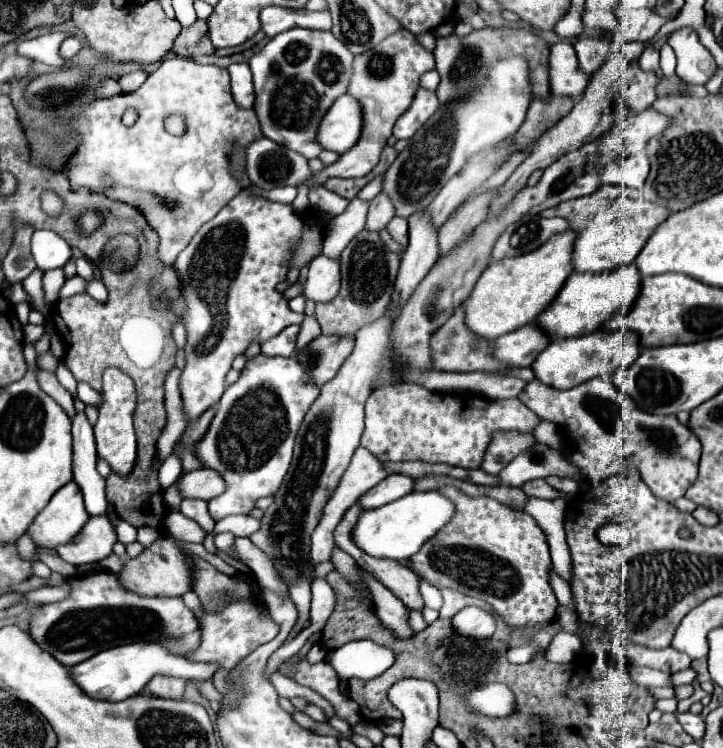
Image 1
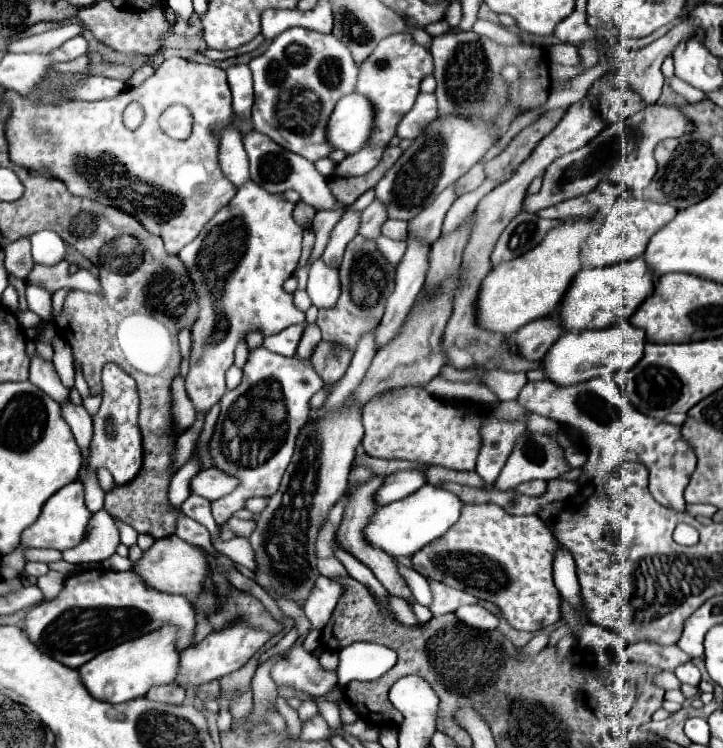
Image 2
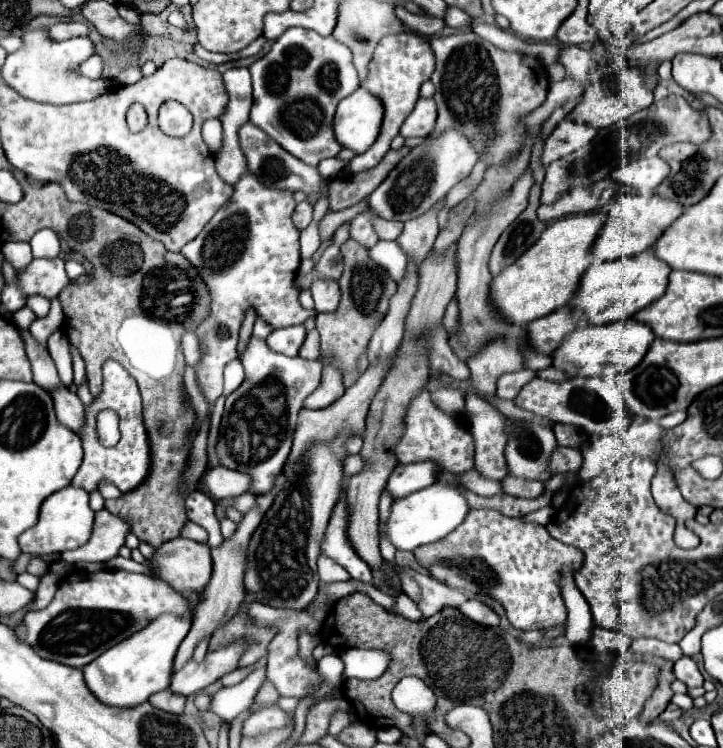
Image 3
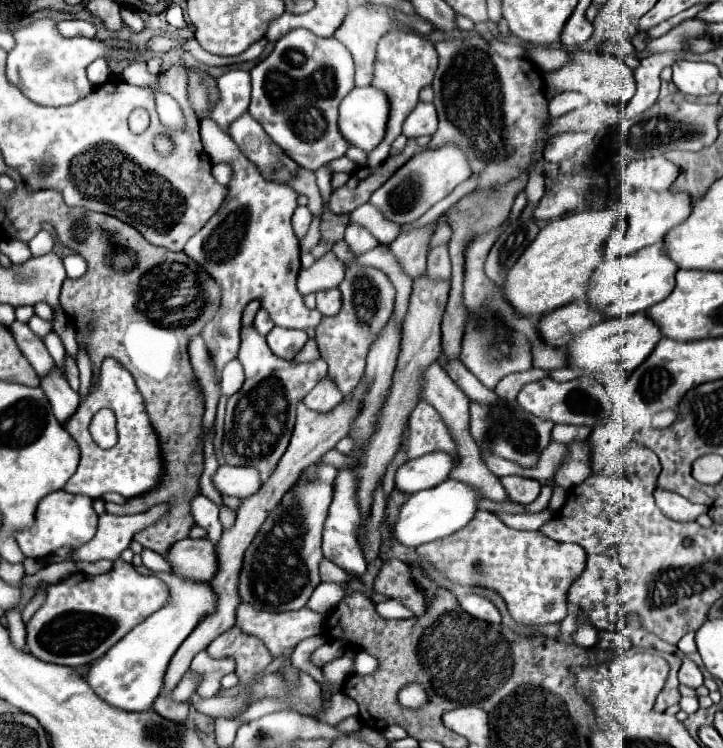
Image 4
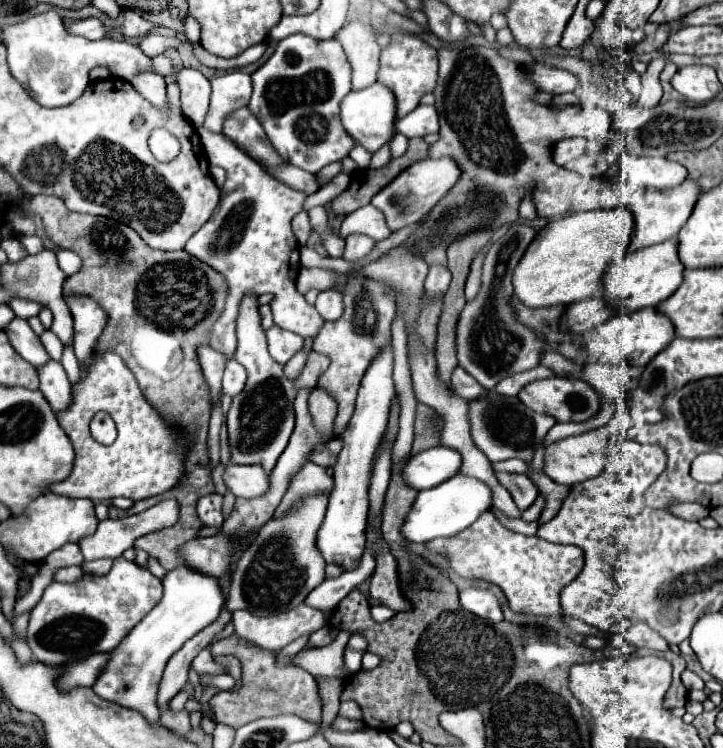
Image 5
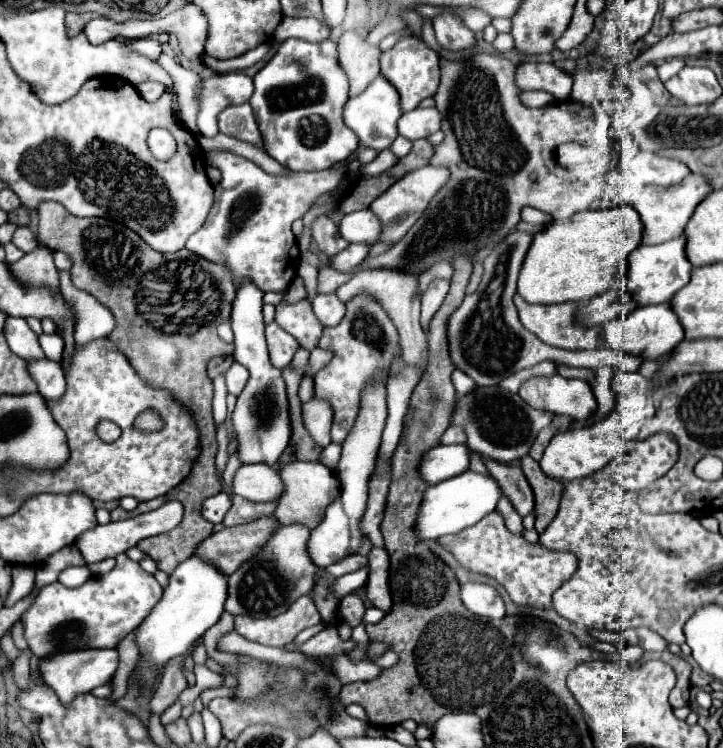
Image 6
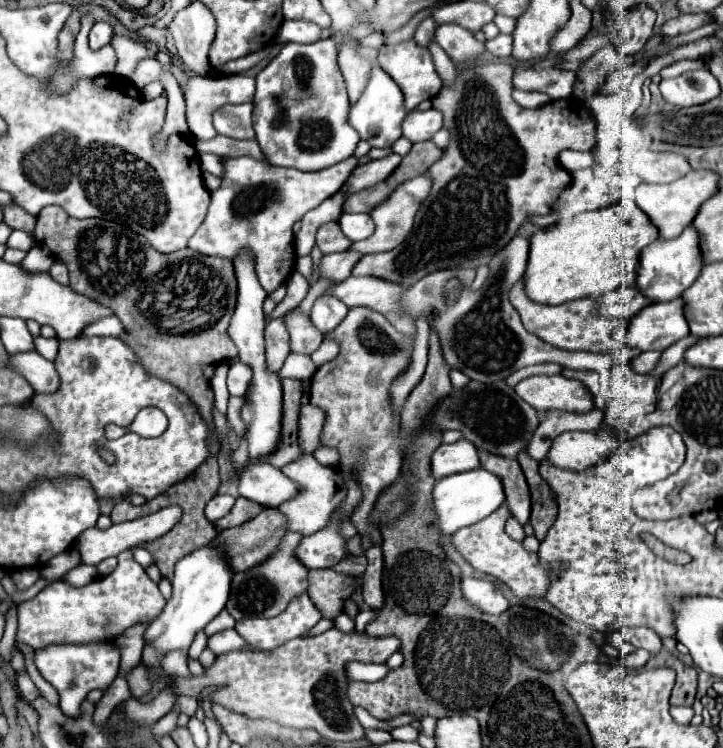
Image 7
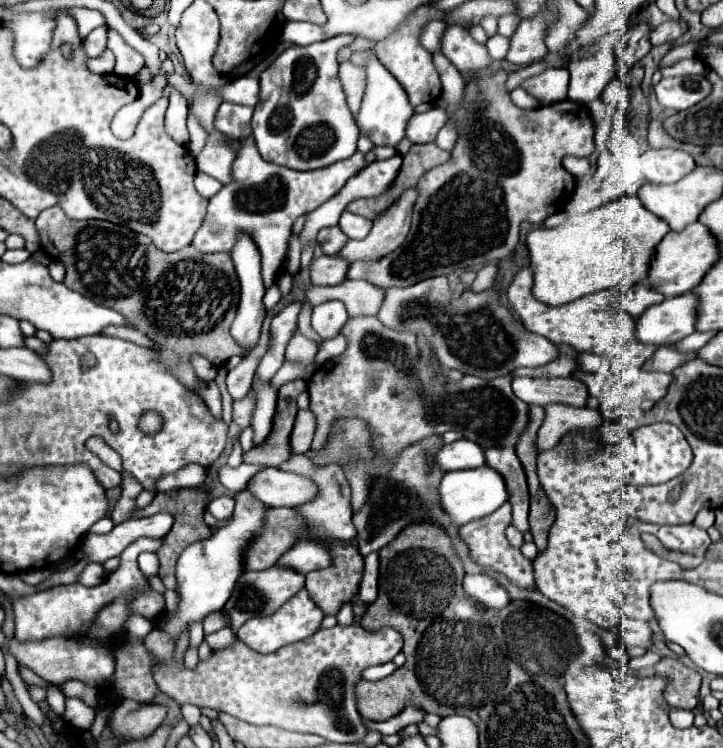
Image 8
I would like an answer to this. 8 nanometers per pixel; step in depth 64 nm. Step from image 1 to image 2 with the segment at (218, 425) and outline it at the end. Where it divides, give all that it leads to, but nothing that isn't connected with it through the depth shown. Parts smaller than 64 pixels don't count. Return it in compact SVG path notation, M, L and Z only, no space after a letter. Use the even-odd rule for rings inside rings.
M264 346L248 352L244 378L238 388L222 396L222 412L210 440L214 464L230 476L240 478L240 488L236 488L236 492L212 502L212 516L216 522L226 522L234 512L242 510L246 498L270 498L276 492L294 454L294 440L308 418L308 400L322 386L324 382L310 360L298 356L286 358L268 352Z

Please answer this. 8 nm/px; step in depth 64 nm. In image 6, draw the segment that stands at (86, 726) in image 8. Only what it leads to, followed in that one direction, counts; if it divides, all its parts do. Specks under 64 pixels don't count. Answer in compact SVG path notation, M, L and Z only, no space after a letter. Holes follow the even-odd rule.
M86 648L86 650L68 650L58 652L56 656L48 656L40 660L40 672L44 682L58 694L58 700L66 706L84 692L94 690L100 684L108 684L118 668L118 650L116 648Z

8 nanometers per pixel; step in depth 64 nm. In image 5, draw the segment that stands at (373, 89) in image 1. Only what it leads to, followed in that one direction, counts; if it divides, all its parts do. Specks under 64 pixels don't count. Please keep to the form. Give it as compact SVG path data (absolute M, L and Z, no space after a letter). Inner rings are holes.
M396 32L392 36L392 42L388 48L380 54L380 70L378 70L378 82L388 86L398 100L398 118L412 112L420 98L436 88L438 80L438 54L436 50L426 43L420 36ZM384 144L384 148L380 148L374 156L372 156L372 162L370 162L370 168L372 170L378 170L378 168L384 168L388 162L392 160L392 156L390 156L390 146L388 144Z

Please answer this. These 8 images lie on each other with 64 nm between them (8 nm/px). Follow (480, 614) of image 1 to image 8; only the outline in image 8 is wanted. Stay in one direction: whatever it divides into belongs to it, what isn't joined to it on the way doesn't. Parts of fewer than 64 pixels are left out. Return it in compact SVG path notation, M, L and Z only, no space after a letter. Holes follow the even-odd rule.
M466 574L464 576L464 592L486 608L500 610L510 602L508 592L488 574Z

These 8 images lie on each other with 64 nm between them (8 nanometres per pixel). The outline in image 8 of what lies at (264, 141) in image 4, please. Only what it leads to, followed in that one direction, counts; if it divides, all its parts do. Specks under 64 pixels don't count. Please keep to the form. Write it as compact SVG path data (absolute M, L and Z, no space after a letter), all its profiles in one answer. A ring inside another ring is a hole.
M224 102L224 104L220 104L220 108L216 112L216 128L236 140L240 136L248 136L248 134L252 134L252 128L250 128L252 112L254 110L248 106L236 106L232 102Z

